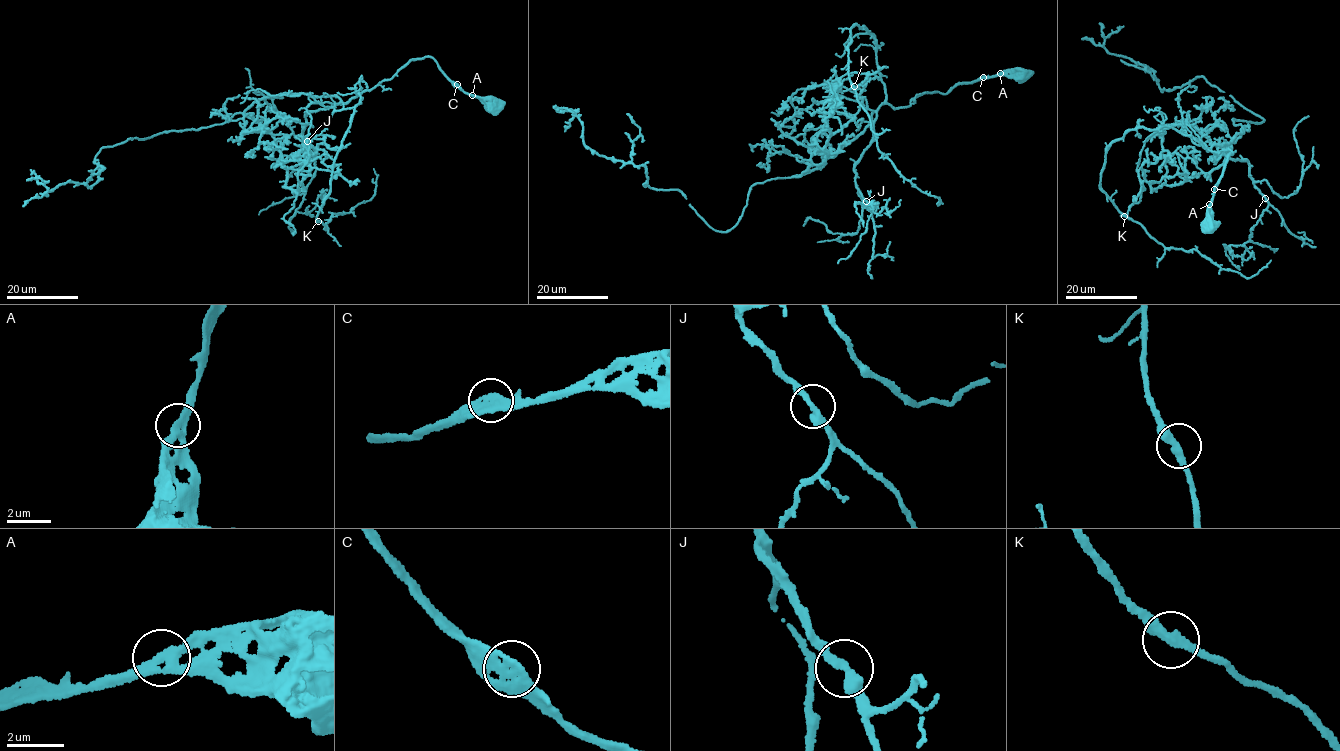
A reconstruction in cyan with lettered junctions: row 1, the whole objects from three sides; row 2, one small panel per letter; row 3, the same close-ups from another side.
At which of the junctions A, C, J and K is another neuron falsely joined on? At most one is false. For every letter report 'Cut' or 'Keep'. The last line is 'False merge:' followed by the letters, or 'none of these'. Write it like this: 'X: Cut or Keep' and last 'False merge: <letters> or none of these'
A: Keep
C: Keep
J: Keep
K: Keep
False merge: none of these

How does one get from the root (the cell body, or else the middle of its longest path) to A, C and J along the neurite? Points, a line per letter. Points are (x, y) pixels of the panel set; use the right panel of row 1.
A: (1210, 225), (1209, 204)
C: (1210, 225), (1214, 189)
J: (1210, 225), (1214, 189), (1232, 153), (1223, 149), (1219, 155), (1208, 148), (1248, 161), (1248, 176), (1265, 197)

